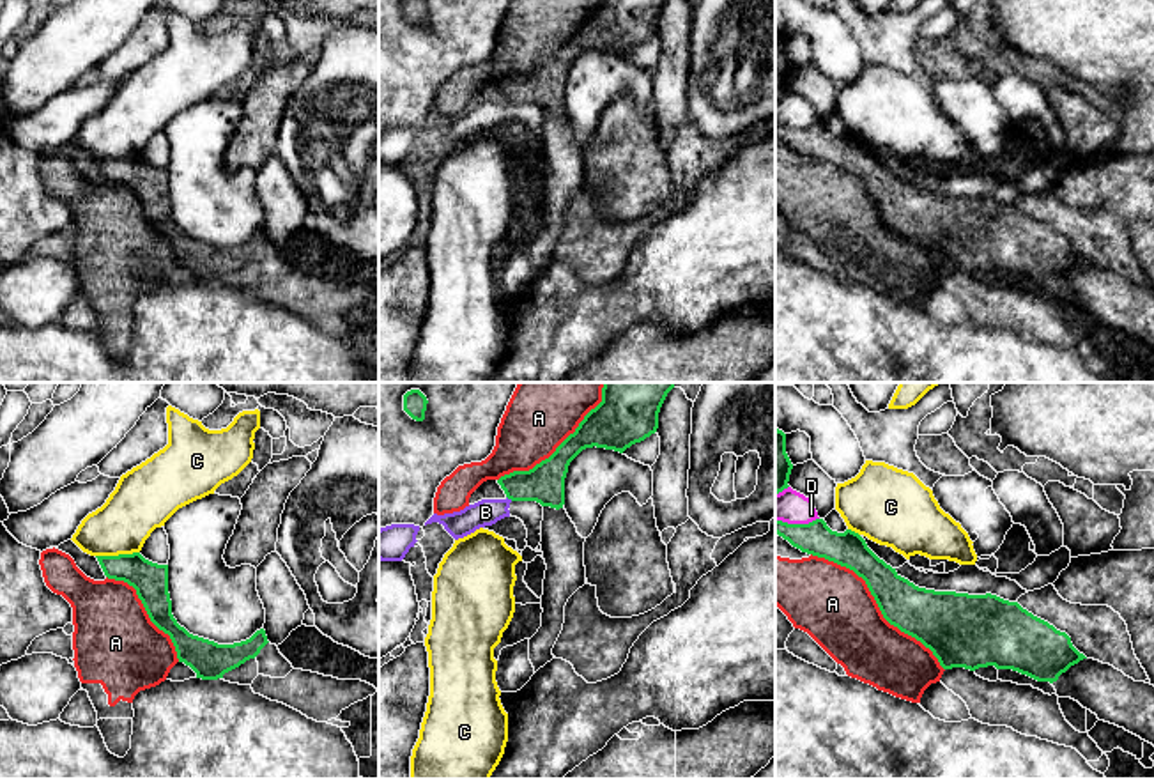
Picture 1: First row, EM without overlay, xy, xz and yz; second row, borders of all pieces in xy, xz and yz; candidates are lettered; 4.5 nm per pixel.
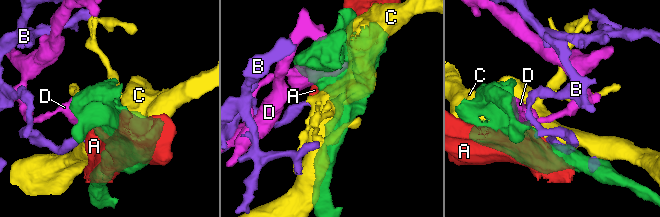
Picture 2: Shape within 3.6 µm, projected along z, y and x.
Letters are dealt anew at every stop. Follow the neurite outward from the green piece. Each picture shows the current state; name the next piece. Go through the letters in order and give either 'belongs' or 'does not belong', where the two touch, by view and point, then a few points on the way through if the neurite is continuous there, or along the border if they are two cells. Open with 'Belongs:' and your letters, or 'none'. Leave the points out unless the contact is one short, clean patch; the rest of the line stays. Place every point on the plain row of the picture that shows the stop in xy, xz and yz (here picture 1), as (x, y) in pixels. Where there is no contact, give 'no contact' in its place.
Belongs: none
A: does not belong; contact yz (878, 209)
B: does not belong; contact xz (510, 101); border xz (507, 100), (512, 103)
C: does not belong; contact xy (119, 158)
D: does not belong; contact yz (797, 128)

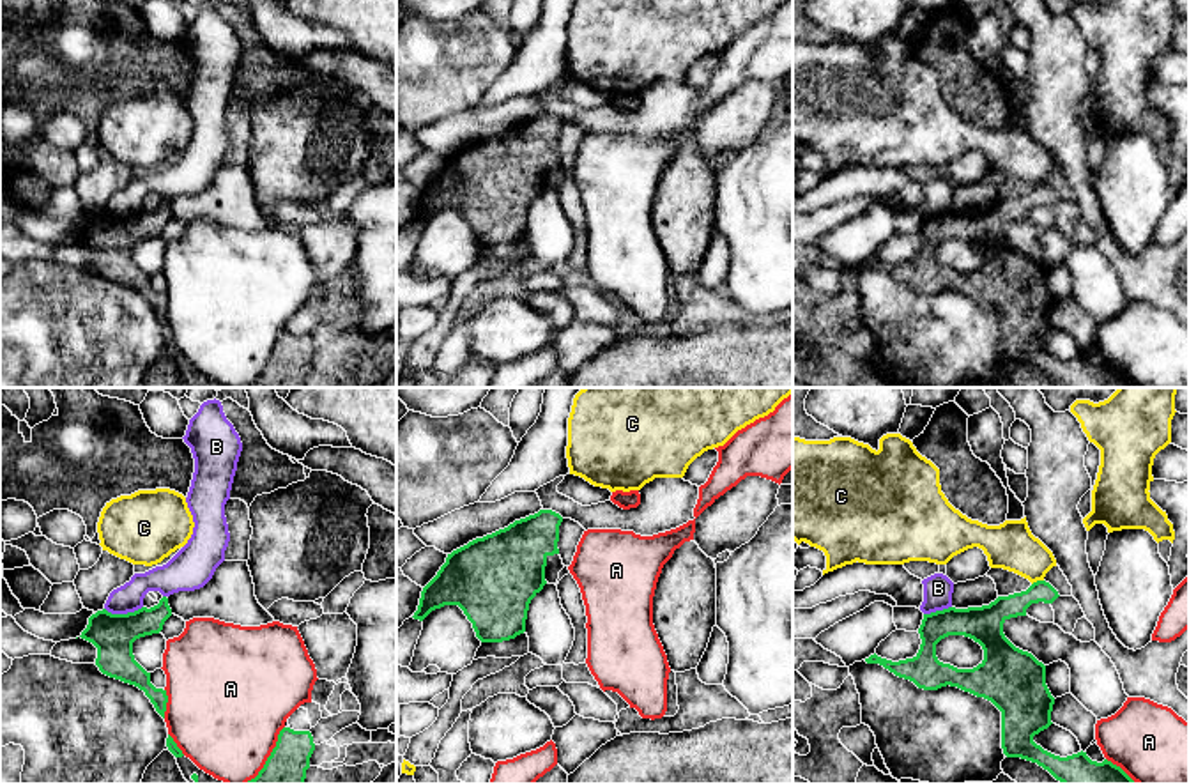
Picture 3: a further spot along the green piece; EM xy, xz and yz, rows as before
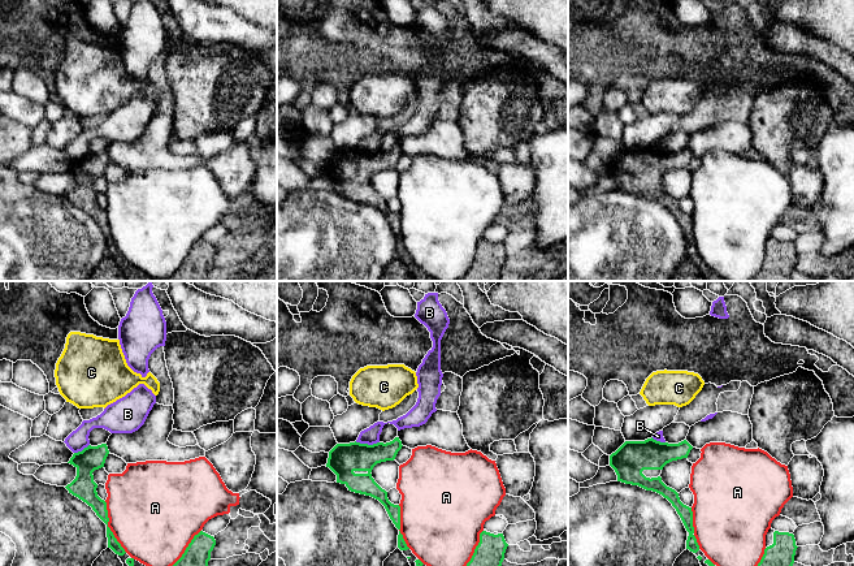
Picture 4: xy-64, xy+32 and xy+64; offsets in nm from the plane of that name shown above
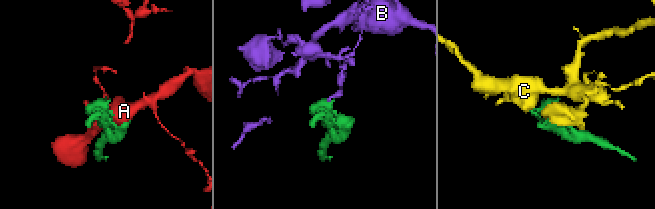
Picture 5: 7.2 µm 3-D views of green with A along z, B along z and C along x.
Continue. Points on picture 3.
Belongs: none
A: does not belong; contact xy (165, 307)
B: does not belong; contact xy (122, 218); border xy (142, 209), (126, 216), (108, 216), (105, 213)
C: does not belong; contact yz (1037, 184); border yz (1043, 183), (1032, 188)

